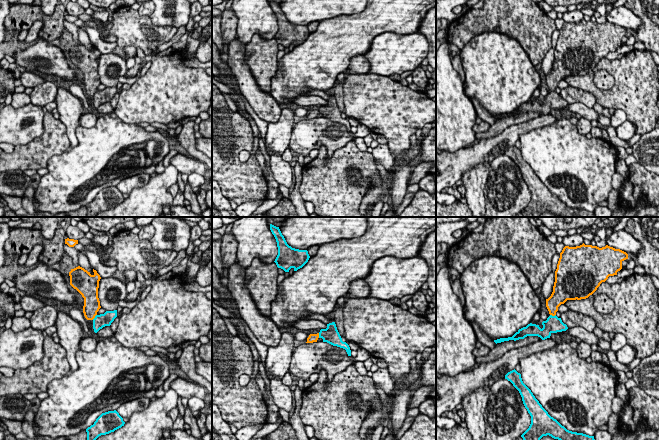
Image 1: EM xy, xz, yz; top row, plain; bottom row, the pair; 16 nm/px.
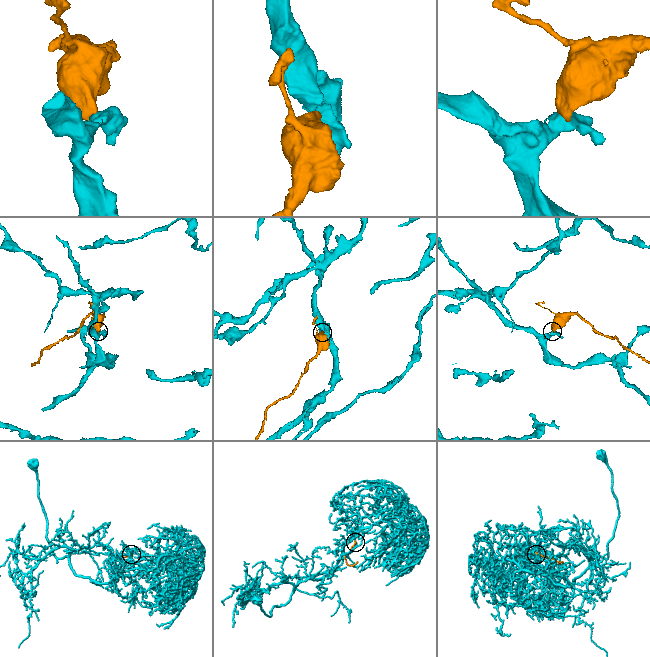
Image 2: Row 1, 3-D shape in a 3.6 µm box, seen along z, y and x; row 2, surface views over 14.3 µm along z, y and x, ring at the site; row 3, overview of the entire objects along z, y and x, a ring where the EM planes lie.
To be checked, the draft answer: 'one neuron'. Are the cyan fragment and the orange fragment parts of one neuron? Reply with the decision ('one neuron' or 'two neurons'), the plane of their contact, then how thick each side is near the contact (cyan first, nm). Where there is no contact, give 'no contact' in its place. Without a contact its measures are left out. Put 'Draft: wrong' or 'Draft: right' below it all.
two neurons; meets cyan in yz; 280 nm thick on the cyan side, 220 nm on the other
Draft: wrong

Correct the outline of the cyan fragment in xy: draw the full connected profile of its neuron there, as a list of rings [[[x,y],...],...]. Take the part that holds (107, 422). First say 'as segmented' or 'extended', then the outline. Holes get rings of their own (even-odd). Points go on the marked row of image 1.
as segmented; [[[116,410],[102,413],[94,424],[86,429],[87,440],[96,440],[99,436],[114,432],[124,424],[123,418]]]

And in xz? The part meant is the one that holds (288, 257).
as segmented; [[[270,224],[270,230],[276,239],[278,247],[278,255],[274,261],[277,267],[283,269],[285,272],[289,272],[291,268],[294,271],[302,268],[310,258],[308,251],[289,246],[279,227]]]

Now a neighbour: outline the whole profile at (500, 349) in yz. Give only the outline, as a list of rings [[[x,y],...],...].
[[[527,336],[524,339],[519,339],[519,340],[509,340],[509,341],[504,341],[501,343],[497,343],[495,348],[490,350],[489,354],[487,356],[481,356],[481,357],[476,357],[475,358],[475,363],[489,363],[494,360],[497,360],[498,358],[502,357],[507,351],[519,347],[526,346],[528,344],[537,342],[542,340],[538,336]]]

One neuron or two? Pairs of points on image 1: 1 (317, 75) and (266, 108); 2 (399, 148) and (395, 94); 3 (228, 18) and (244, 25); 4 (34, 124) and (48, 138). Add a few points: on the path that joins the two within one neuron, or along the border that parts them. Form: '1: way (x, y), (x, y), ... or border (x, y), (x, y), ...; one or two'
1: border (270, 95), (278, 103); two
2: way (398, 135), (398, 118), (395, 107); one
3: border (232, 10), (237, 18), (236, 37); two
4: border (45, 113), (43, 132), (23, 145); two

